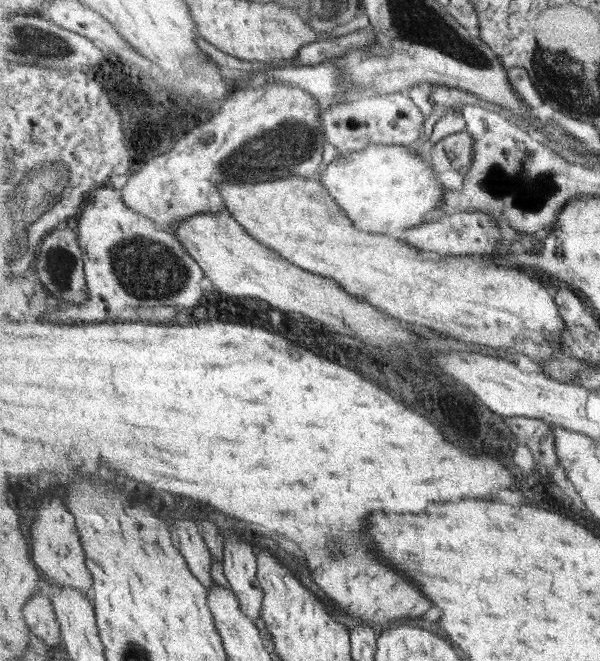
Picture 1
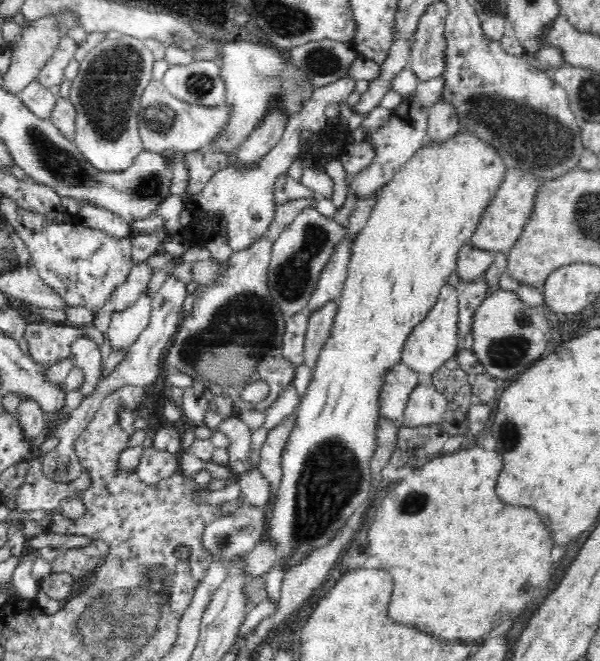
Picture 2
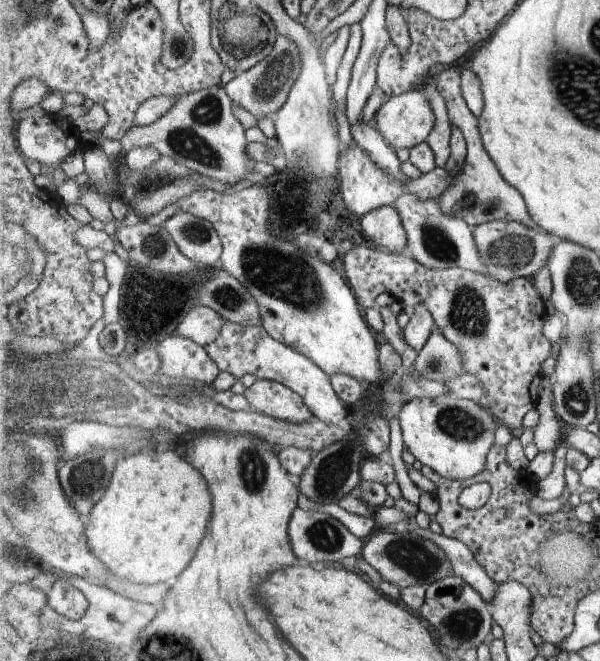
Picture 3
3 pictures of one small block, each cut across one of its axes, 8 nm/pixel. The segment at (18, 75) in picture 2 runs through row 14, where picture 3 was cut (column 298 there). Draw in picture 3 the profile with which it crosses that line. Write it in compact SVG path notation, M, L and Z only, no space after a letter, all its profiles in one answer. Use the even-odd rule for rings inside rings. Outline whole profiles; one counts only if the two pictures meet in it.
M278 35L271 54L249 70L233 77L225 84L225 90L231 102L251 112L257 120L266 116L274 117L287 102L289 93L301 73L302 56L299 45L287 35Z

